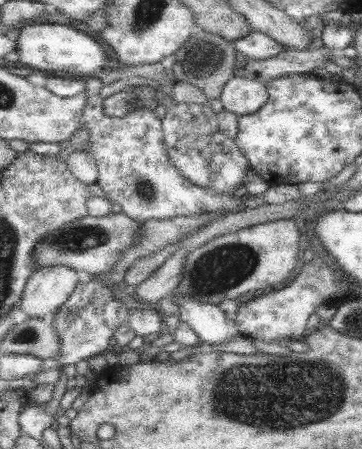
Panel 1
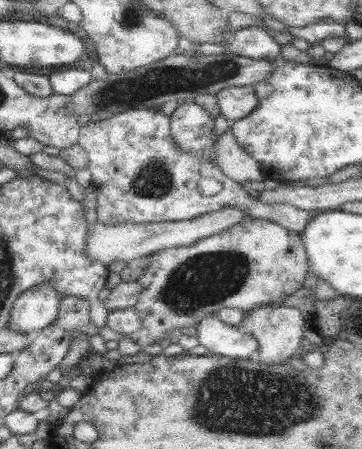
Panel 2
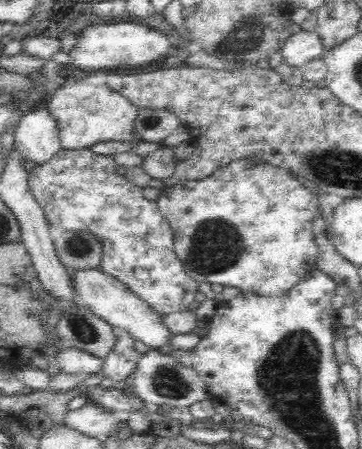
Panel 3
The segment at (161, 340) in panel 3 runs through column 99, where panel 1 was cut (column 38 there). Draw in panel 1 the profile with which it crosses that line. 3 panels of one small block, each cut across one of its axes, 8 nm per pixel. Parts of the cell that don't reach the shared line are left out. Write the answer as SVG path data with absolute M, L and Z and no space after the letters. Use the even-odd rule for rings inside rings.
M63 264L37 268L27 278L17 308L33 318L51 316L51 314L55 316L61 304L67 302L79 280L81 274Z

